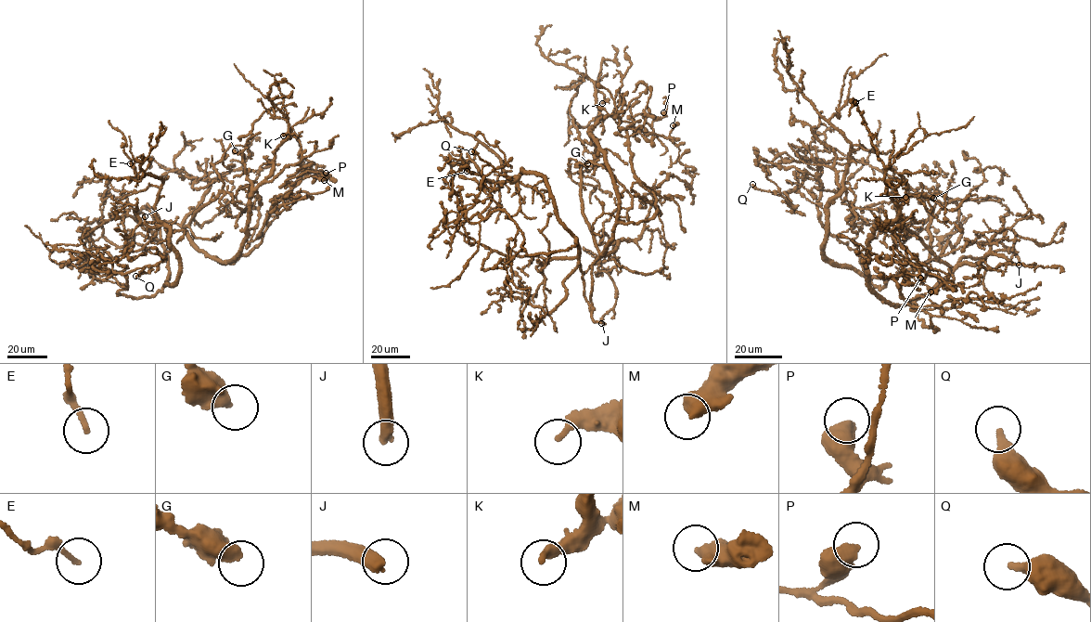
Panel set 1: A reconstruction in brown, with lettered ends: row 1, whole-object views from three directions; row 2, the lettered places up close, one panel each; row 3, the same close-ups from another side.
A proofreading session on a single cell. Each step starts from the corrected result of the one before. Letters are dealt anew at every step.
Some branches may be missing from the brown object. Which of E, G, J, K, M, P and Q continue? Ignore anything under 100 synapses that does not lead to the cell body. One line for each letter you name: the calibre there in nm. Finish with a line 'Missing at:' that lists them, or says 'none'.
J: calibre 440 nm
Missing at: J

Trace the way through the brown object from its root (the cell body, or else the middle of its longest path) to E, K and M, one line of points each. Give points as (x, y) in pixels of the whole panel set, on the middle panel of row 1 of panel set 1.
E: (592, 310), (576, 237), (544, 177), (523, 169), (507, 177), (480, 143), (467, 171)
K: (592, 310), (592, 264), (611, 239), (619, 205), (590, 135), (603, 118), (597, 90), (602, 103)
M: (592, 310), (592, 264), (613, 226), (653, 218), (658, 209), (632, 169), (627, 127), (667, 137), (673, 125)

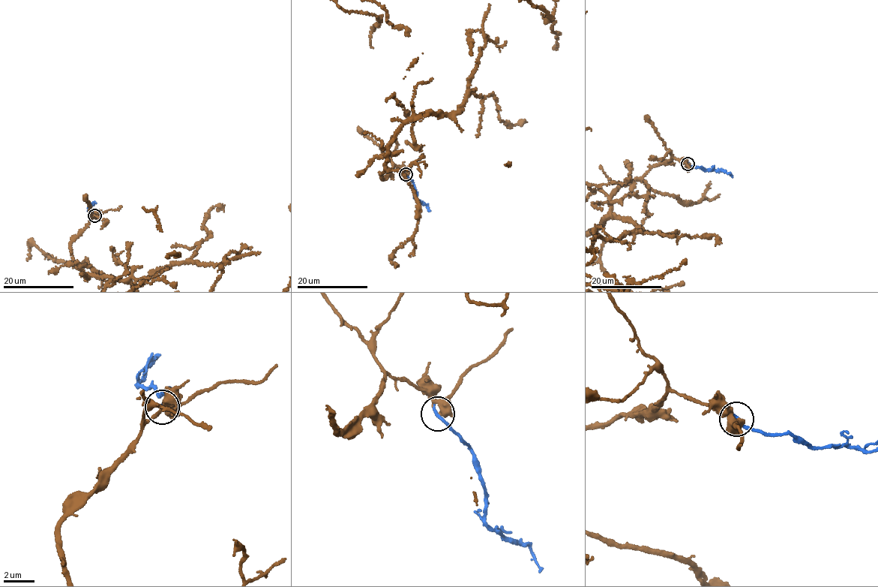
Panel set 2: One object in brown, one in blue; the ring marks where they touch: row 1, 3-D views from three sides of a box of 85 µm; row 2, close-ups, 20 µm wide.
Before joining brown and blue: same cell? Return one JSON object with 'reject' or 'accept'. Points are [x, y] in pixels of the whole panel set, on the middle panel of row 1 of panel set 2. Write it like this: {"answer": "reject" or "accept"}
{"answer": "accept"}

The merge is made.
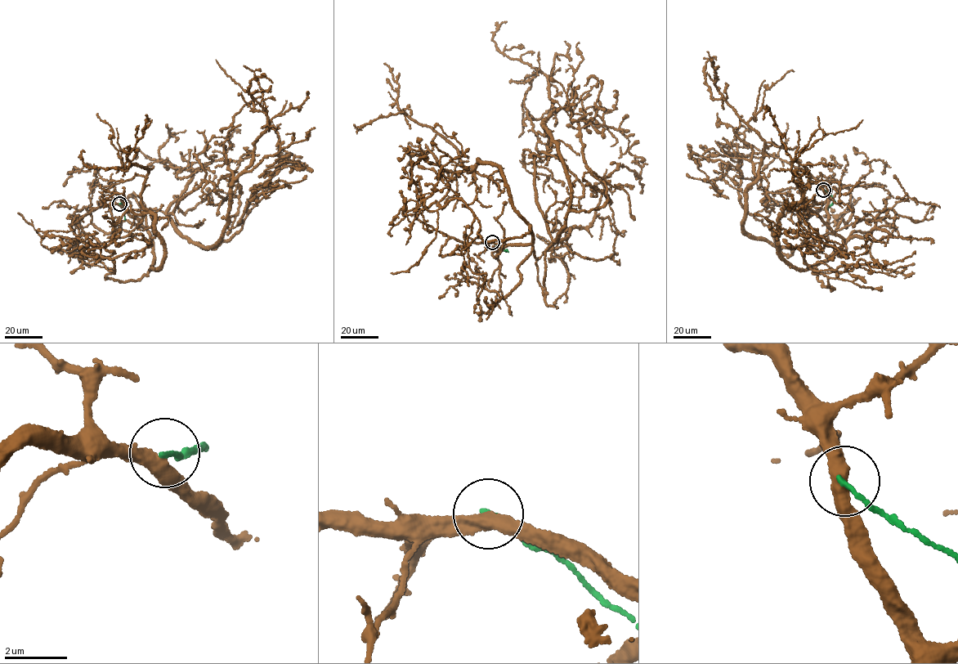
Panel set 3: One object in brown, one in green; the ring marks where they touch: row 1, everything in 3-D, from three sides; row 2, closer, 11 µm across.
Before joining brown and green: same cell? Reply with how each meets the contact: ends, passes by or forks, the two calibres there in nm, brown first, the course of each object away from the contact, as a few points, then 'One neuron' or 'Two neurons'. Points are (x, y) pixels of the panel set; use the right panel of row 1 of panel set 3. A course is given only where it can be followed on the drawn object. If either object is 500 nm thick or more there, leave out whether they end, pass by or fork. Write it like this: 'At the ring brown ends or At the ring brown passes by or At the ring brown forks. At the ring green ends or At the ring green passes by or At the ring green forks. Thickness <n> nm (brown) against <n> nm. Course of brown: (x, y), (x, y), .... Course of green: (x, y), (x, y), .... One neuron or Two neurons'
At the ring brown passes by. At the ring green ends. Thickness 440 nm (brown) against 160 nm. Course of brown: (823, 190), (828, 233), (892, 224), (800, 270), (777, 242), (803, 196), (795, 153), (862, 120). Course of green: (823, 190), (833, 199), (828, 210). Two neurons

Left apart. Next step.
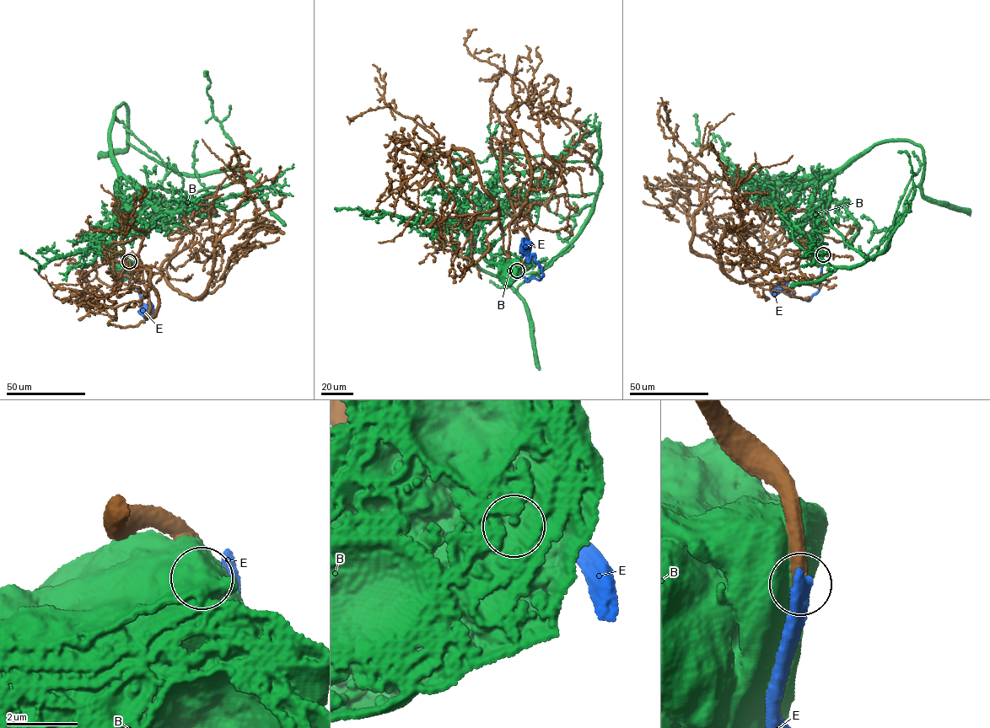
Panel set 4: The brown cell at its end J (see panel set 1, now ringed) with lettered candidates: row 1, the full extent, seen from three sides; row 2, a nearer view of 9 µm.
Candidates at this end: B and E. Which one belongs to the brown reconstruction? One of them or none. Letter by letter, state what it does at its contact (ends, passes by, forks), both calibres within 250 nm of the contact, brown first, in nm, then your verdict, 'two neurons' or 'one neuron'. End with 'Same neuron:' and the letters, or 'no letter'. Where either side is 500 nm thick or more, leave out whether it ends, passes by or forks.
B: 650/1000 nm | two neurons
E: 500/480 nm | two neurons
Same neuron: no letter

